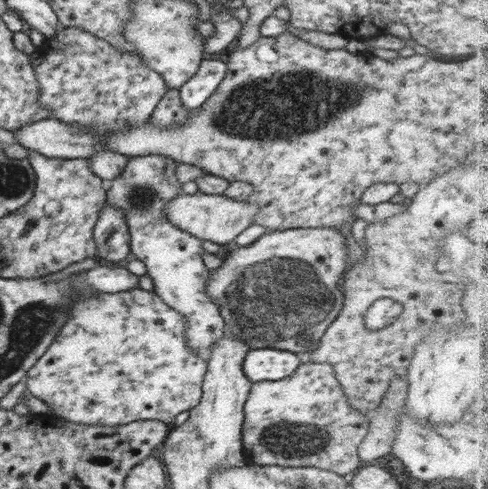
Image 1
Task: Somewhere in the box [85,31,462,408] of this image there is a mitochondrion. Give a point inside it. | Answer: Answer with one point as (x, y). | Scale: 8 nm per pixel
(285, 299)

